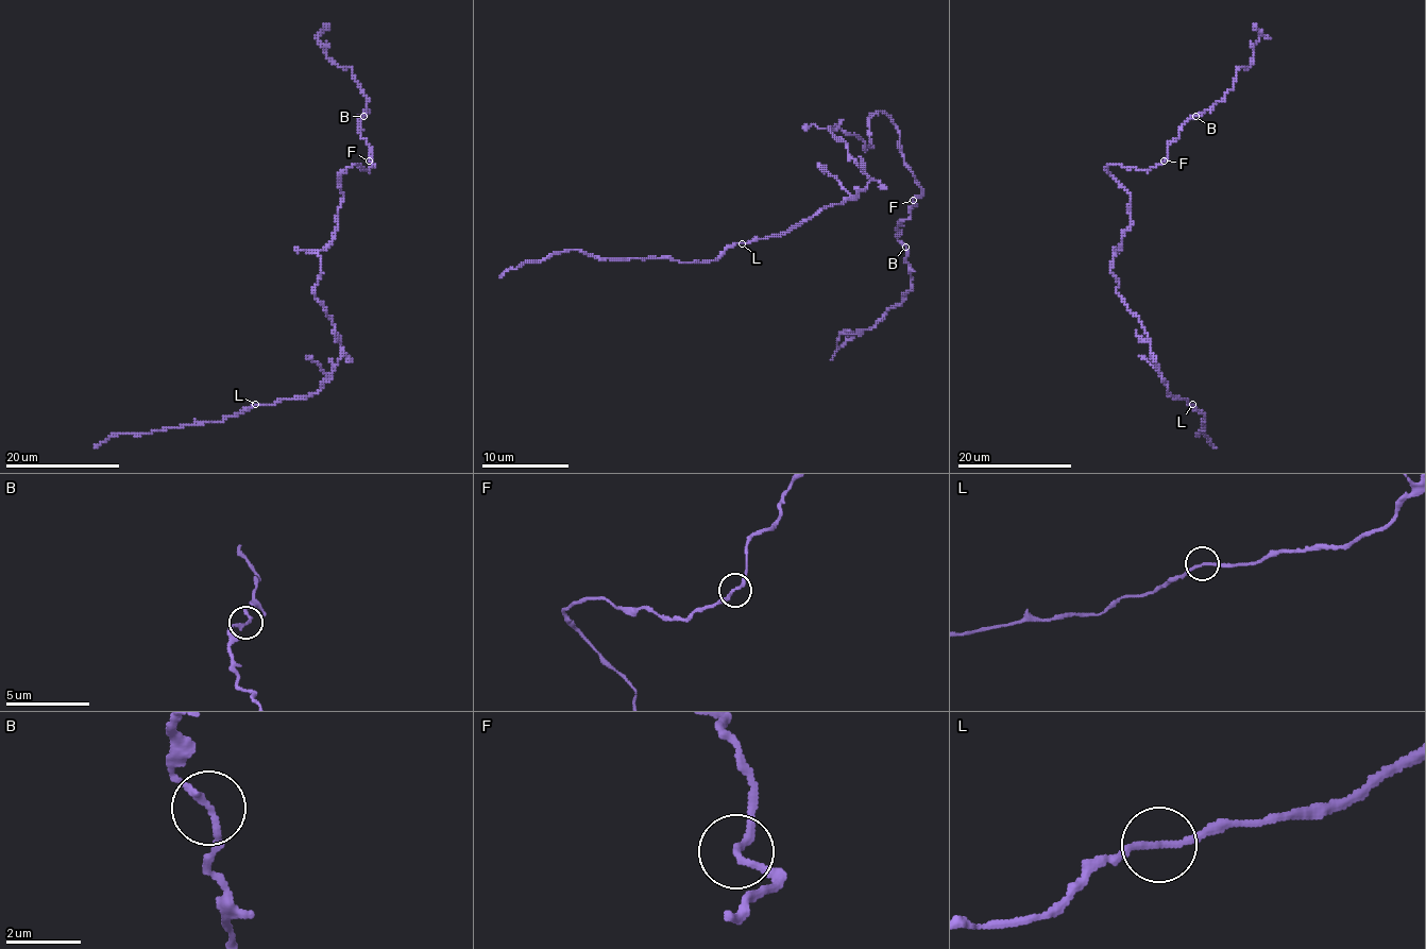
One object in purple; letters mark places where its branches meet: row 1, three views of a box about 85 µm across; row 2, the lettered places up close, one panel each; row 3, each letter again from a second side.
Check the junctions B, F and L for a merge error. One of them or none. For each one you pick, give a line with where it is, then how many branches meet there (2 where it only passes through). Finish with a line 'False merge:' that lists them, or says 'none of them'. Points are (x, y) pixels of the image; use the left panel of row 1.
False merge: none of them

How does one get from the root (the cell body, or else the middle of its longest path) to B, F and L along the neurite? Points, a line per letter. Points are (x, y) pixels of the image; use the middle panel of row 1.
B: (839, 122), (865, 150), (873, 148), (876, 113), (896, 126), (921, 189), (898, 227), (906, 248)
F: (839, 122), (865, 150), (873, 148), (869, 120), (880, 111), (890, 120), (921, 189), (913, 200)
L: (839, 122), (830, 131), (871, 179), (869, 183), (844, 204), (826, 206), (785, 232), (742, 243)

